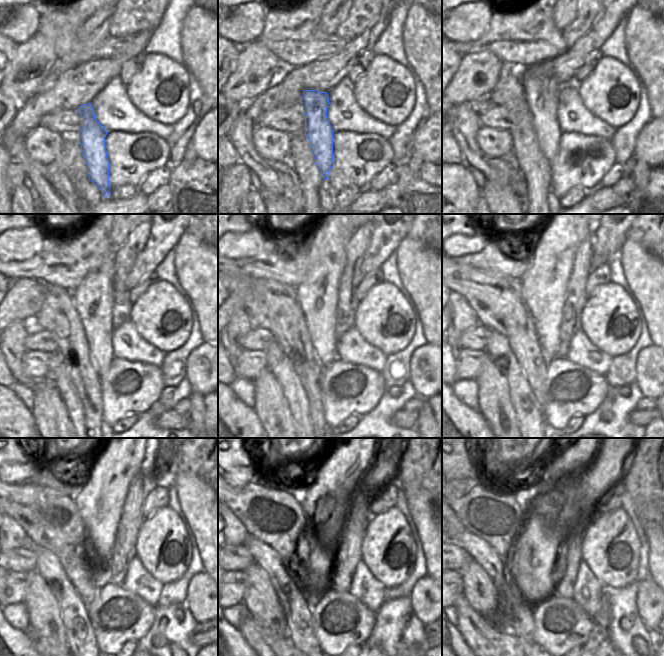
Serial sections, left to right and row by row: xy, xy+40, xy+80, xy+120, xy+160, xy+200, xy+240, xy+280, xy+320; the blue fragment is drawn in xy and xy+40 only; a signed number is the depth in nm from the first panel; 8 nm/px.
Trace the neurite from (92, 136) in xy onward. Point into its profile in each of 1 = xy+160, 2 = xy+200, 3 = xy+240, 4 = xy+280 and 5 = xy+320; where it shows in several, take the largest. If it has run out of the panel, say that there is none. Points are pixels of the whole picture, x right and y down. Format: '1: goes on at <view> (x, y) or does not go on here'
1: goes on at xy+160 (317, 295)
2: goes on at xy+200 (543, 288)
3: goes on at xy+240 (99, 505)
4: goes on at xy+280 (325, 503)
5: goes on at xy+320 (578, 458)

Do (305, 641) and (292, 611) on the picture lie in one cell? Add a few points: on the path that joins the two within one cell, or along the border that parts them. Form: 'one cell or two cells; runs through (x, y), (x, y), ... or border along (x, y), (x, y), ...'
one cell; runs through (301, 634), (298, 618)

